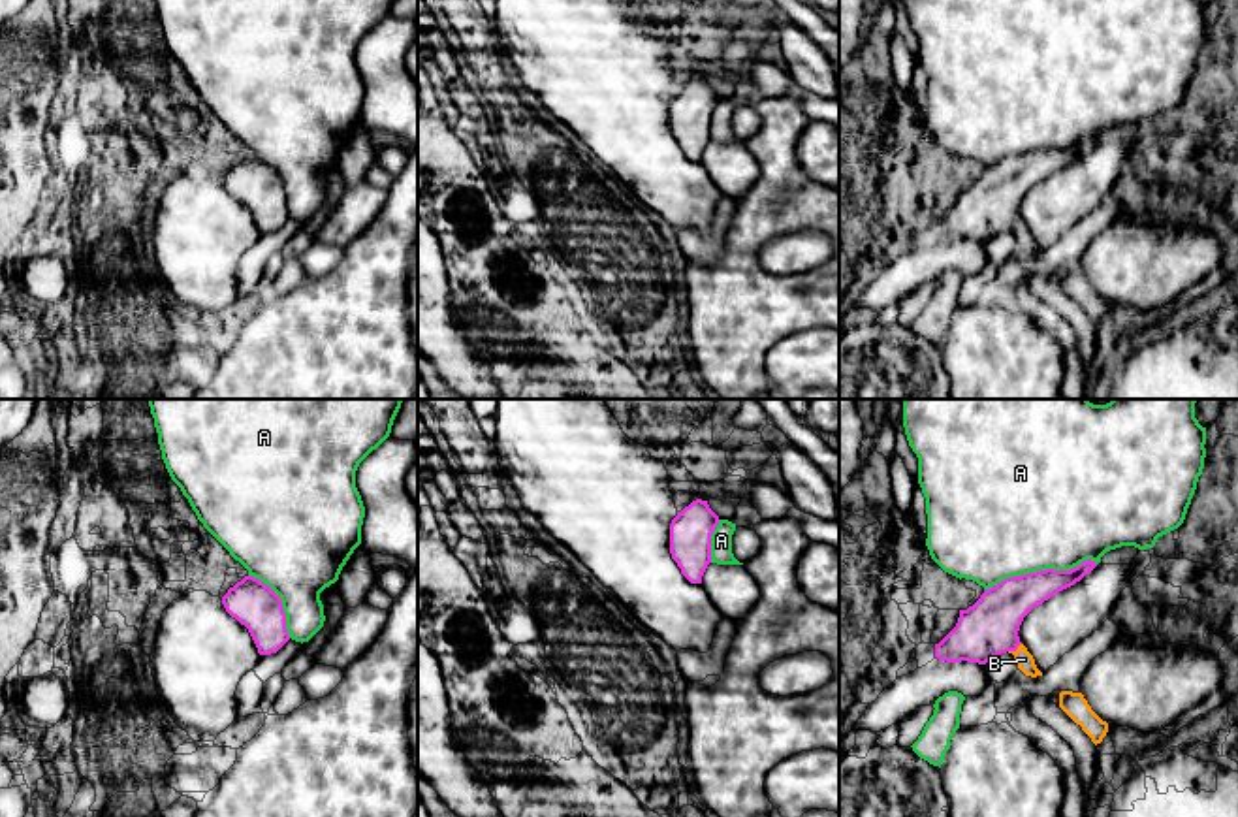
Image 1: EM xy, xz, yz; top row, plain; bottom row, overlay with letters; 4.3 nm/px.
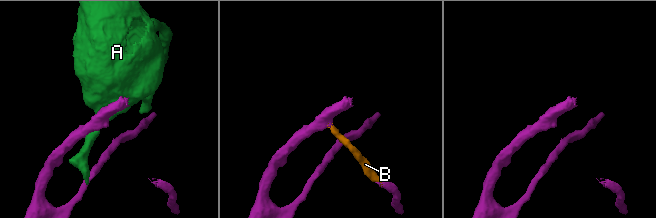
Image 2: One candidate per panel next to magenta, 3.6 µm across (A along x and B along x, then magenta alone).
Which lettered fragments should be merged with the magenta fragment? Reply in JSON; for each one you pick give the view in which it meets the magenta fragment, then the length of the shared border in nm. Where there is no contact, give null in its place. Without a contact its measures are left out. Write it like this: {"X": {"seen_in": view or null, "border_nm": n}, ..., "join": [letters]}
{"B": {"seen_in": "yz", "border_nm": 70}, "join": ["B"]}

